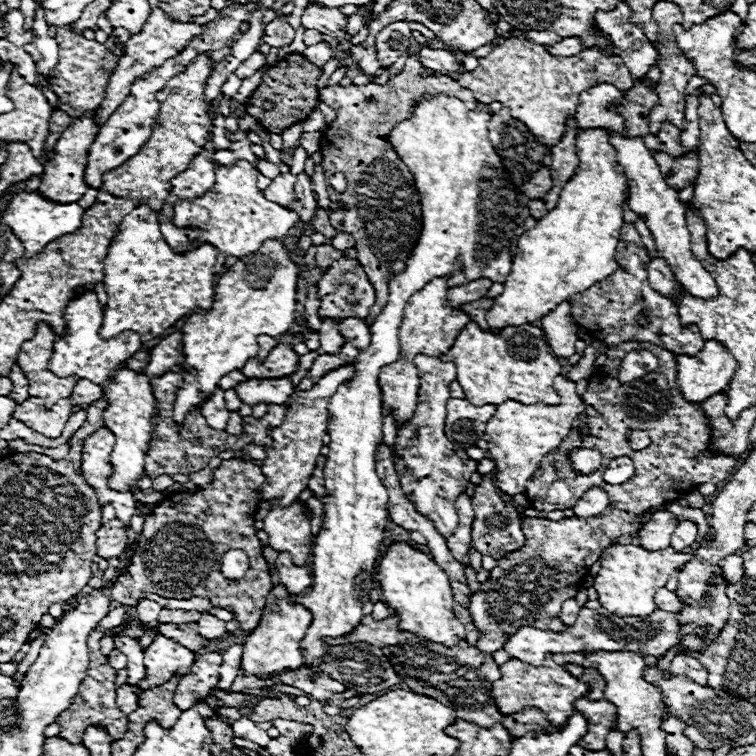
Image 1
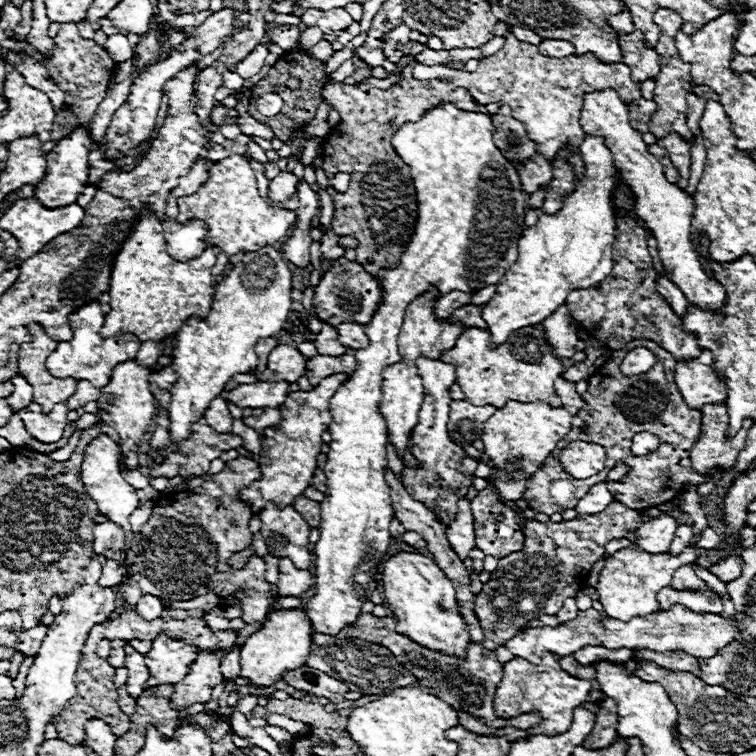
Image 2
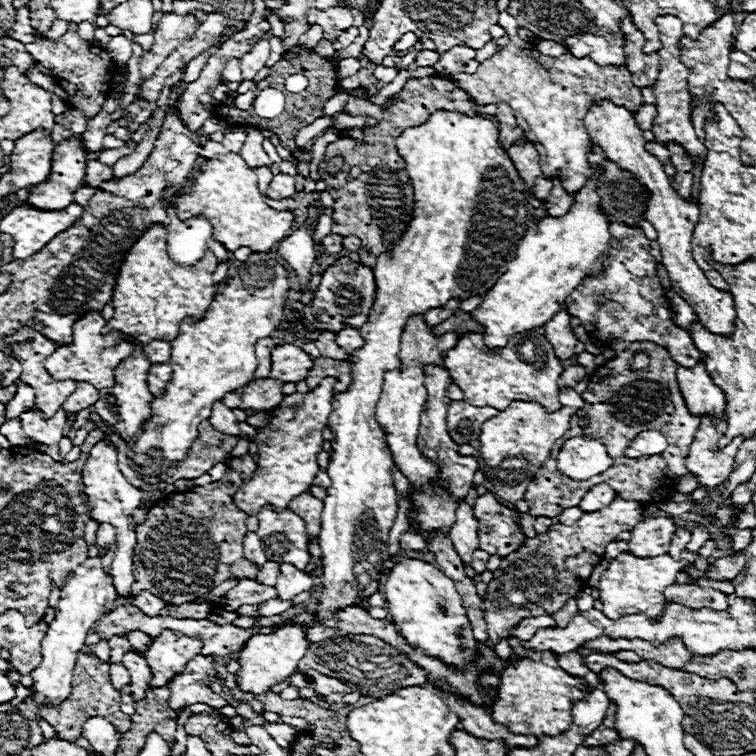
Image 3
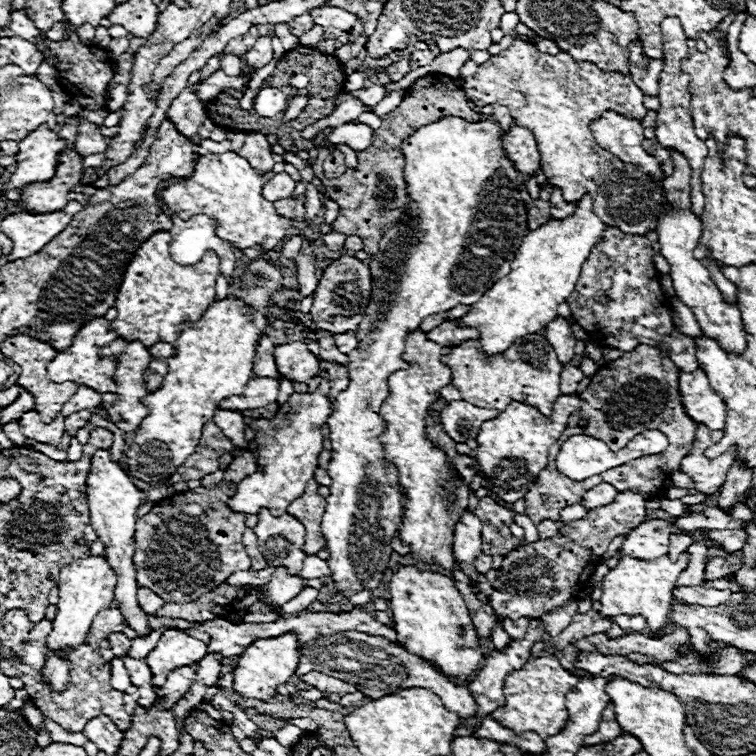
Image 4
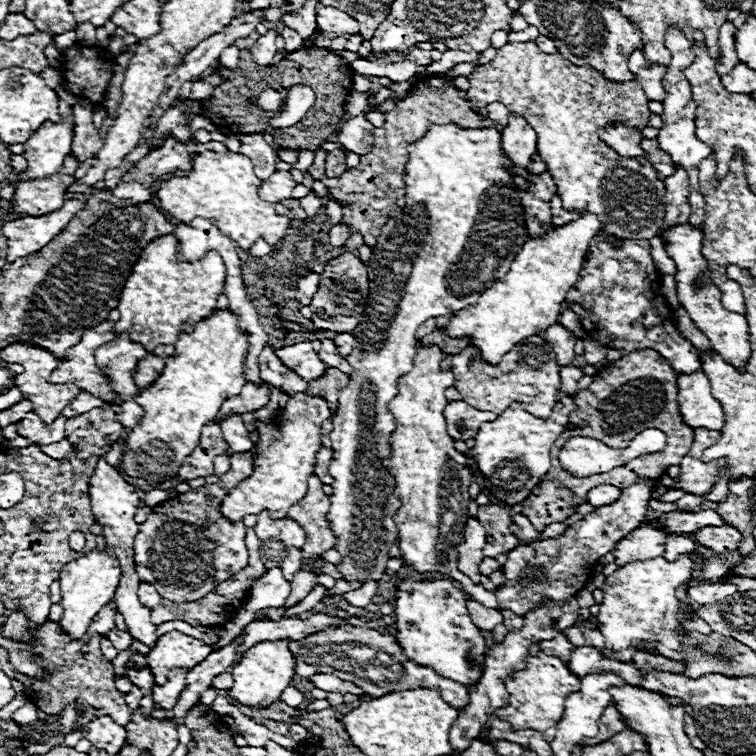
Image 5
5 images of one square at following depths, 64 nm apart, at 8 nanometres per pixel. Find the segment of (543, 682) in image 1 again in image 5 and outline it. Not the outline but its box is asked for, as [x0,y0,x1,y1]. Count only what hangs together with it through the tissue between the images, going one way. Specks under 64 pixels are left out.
[496,652,580,742]

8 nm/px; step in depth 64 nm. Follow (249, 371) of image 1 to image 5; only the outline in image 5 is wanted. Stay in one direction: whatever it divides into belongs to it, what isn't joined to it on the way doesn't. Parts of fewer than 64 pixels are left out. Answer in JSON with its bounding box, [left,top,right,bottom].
[276,342,326,380]

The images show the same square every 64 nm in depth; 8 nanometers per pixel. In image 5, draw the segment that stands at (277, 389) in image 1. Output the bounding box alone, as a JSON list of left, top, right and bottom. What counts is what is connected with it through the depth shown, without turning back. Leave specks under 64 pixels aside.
[214,382,270,424]

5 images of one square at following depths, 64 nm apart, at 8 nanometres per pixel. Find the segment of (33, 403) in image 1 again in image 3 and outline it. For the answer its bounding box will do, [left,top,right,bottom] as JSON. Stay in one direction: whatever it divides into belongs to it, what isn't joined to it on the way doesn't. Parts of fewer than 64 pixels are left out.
[20,408,66,446]

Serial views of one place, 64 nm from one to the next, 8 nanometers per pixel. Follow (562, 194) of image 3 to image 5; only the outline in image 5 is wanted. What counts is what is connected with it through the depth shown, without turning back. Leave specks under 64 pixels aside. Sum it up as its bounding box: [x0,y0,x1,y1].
[552,194,580,226]

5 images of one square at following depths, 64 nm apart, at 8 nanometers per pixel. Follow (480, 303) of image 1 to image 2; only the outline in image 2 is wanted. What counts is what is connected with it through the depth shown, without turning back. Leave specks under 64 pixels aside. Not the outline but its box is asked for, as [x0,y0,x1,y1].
[448,306,486,330]

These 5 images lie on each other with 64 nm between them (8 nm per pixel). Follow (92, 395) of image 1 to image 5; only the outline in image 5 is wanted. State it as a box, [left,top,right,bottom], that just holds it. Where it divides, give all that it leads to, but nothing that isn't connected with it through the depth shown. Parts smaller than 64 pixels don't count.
[62,390,104,418]

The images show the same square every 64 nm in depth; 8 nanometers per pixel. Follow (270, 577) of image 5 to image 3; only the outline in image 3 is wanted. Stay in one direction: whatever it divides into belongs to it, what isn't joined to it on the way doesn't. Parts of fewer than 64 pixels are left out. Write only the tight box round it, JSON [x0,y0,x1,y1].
[276,564,314,600]

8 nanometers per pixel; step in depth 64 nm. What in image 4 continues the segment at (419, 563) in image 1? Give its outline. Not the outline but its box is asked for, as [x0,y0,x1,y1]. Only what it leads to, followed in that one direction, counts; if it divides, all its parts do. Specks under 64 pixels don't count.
[388,566,484,680]

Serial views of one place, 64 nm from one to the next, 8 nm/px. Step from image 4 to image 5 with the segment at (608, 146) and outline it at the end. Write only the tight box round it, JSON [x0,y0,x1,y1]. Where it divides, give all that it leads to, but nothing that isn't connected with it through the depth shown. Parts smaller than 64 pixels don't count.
[600,126,644,158]

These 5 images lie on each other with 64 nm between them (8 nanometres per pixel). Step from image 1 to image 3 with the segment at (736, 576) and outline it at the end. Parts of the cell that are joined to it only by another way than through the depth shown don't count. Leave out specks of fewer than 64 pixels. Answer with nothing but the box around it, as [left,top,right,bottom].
[706,554,744,580]

